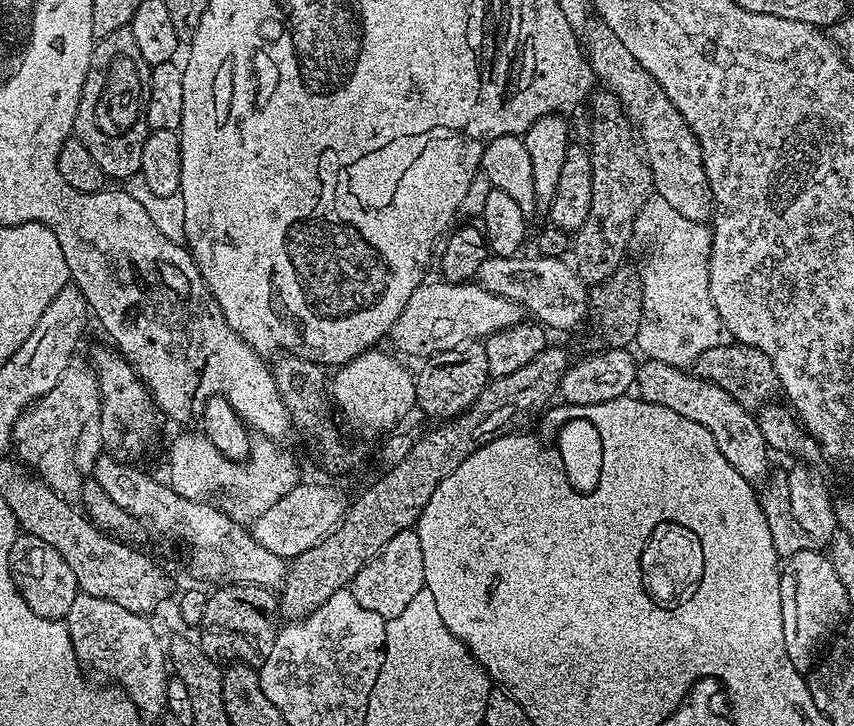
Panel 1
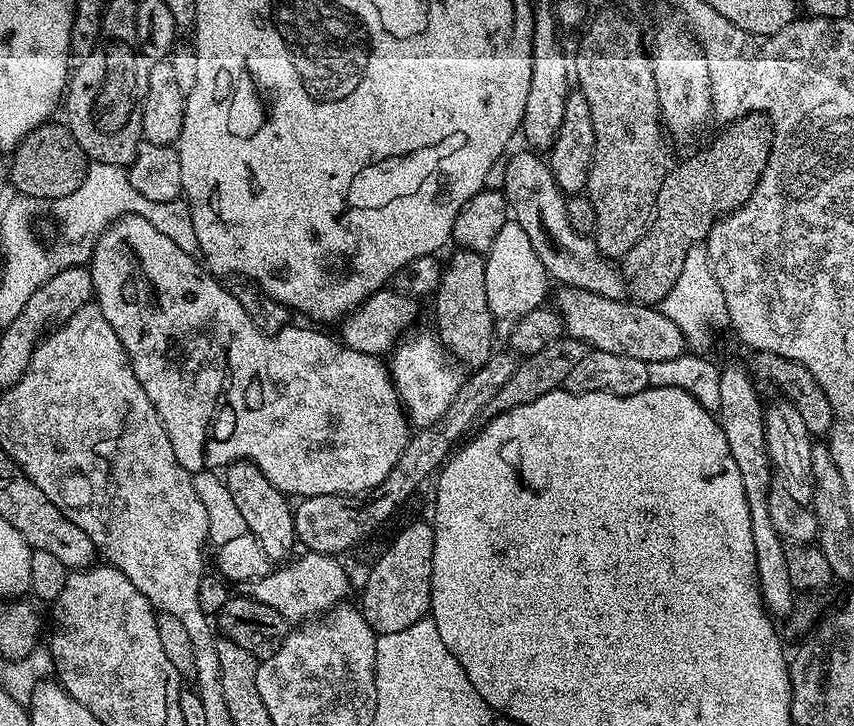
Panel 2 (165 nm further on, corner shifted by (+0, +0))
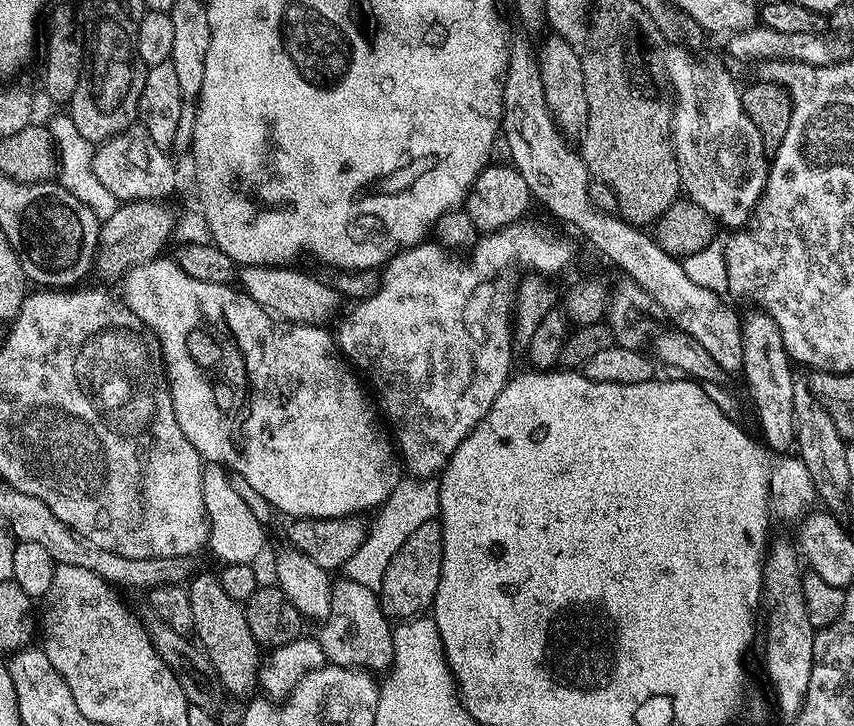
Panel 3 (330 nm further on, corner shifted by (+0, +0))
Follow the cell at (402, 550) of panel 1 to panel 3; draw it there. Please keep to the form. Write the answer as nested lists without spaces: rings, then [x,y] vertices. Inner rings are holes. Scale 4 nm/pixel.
[[[439,519],[422,522],[406,542],[402,542],[402,550],[390,558],[390,566],[386,566],[386,574],[378,589],[380,605],[384,613],[396,622],[413,619],[431,609],[438,578],[442,574],[442,550],[444,549],[444,530]]]

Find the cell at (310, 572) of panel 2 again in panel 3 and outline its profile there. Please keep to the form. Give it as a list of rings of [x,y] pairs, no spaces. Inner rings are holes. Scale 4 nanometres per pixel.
[[[353,580],[341,581],[333,587],[330,614],[319,625],[318,639],[324,659],[339,668],[357,668],[368,674],[387,673],[394,658],[393,625],[382,610],[379,595]]]

